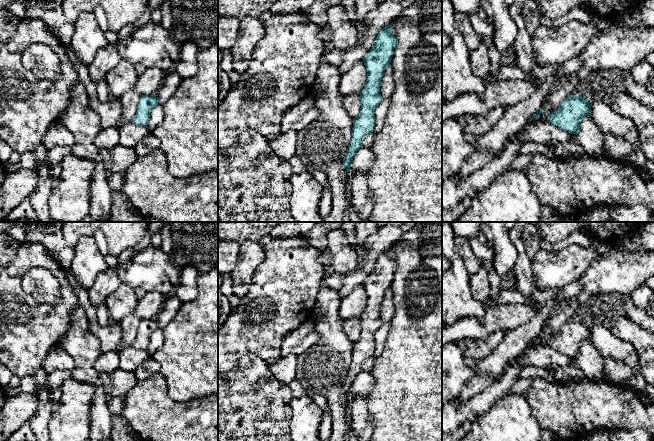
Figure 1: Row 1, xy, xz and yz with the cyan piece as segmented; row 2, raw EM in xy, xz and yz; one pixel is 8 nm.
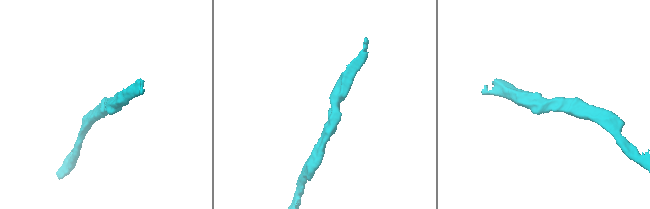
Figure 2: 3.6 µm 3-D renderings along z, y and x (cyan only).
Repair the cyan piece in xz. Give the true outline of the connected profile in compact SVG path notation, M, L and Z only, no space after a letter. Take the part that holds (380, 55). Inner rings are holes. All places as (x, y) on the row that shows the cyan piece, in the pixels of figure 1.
M393 22L383 27L375 39L373 47L365 54L363 62L367 70L367 79L363 90L359 93L361 108L358 116L353 118L352 136L343 161L343 168L350 170L354 155L362 147L364 137L374 132L374 111L382 101L380 82L384 70L390 66L394 49L398 41L392 33Z

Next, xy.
M156 95L141 96L136 114L131 123L139 126L147 126L150 119L150 113L156 105L158 105Z

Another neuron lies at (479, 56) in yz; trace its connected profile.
M480 42L473 51L470 51L470 59L473 73L484 79L490 71L490 59L487 46L483 42Z

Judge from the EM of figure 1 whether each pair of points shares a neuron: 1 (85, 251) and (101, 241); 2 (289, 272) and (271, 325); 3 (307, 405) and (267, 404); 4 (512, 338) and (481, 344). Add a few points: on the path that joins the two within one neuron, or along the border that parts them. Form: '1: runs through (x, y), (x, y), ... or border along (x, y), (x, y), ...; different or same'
1: border along (92, 236), (103, 256); different
2: runs through (286, 285), (279, 300), (278, 312); same
3: border along (293, 398), (290, 402), (290, 429); different
4: border along (505, 332), (503, 340), (486, 357); different

